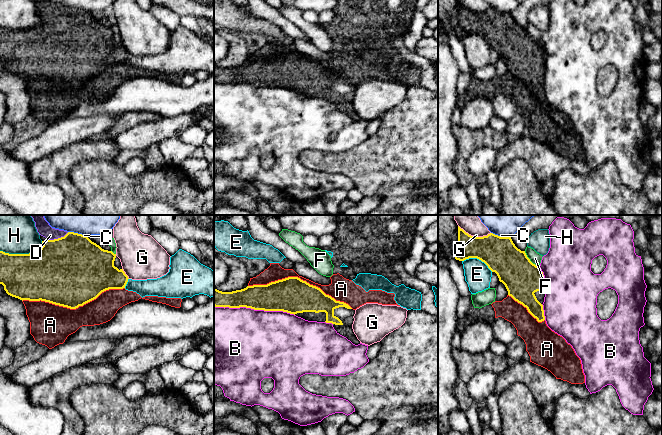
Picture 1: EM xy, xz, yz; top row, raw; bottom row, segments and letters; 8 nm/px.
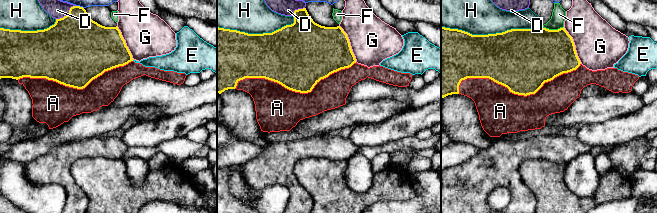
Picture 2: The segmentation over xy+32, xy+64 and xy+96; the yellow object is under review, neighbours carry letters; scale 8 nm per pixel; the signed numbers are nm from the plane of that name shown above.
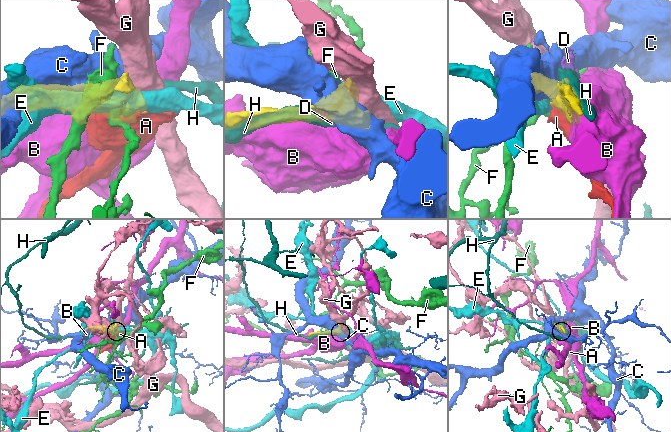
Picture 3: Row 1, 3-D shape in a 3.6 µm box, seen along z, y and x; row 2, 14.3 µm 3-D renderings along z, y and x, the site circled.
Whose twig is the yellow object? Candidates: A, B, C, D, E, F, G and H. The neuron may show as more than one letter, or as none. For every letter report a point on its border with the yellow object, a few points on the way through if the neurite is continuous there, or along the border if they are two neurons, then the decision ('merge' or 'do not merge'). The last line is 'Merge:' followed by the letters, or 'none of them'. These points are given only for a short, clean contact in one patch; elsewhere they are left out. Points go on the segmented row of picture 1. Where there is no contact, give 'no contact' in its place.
A: meets yellow in xz at (299, 278); merge
B: meets yellow in xz at (254, 309); do not merge
C: meets yellow in yz at (501, 237); do not merge
D: meets yellow in xy at (58, 238); runs through xy (69, 267), (58, 238), (43, 228); merge
E: meets yellow in yz at (477, 258); do not merge
F: meets yellow in yz at (529, 260); border along yz (524, 251), (526, 256), (538, 266); do not merge
G: meets yellow in yz at (474, 236); do not merge
H: meets yellow in xy at (22, 254); do not merge
Merge: A, D

